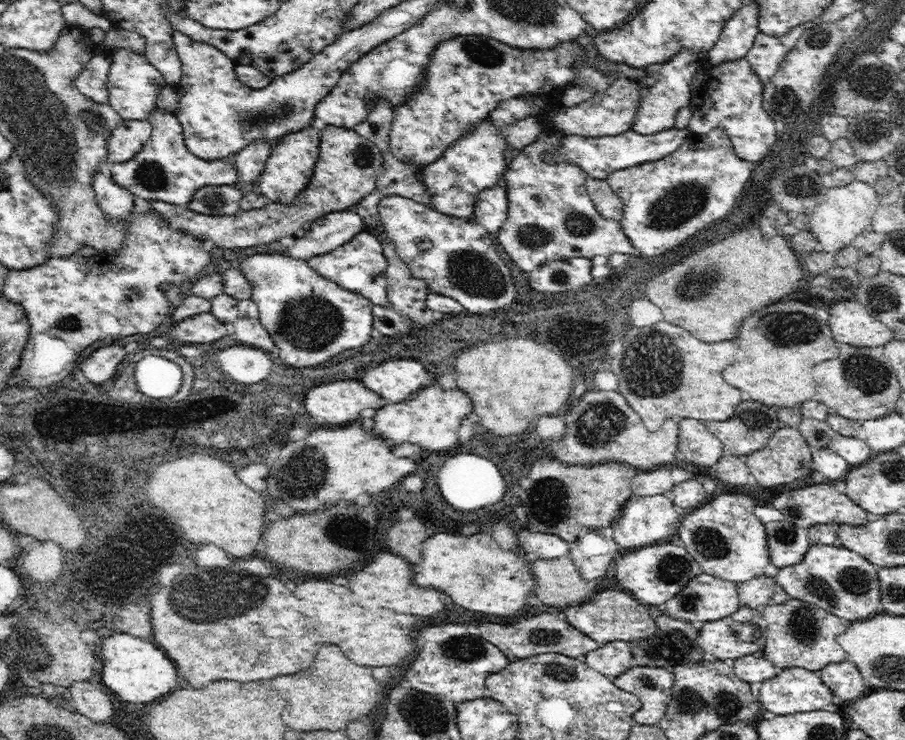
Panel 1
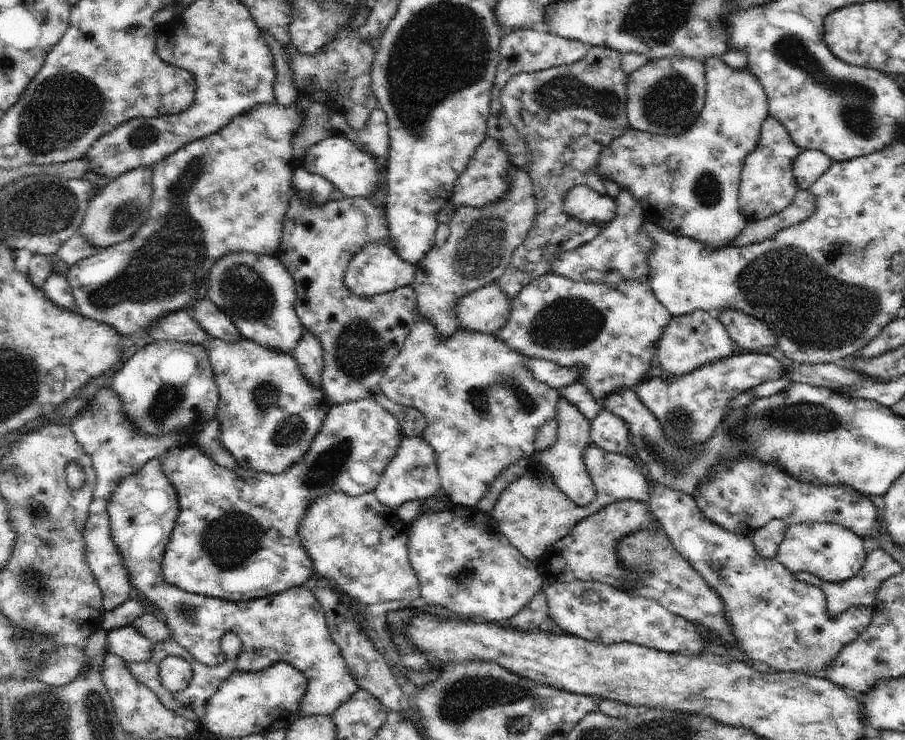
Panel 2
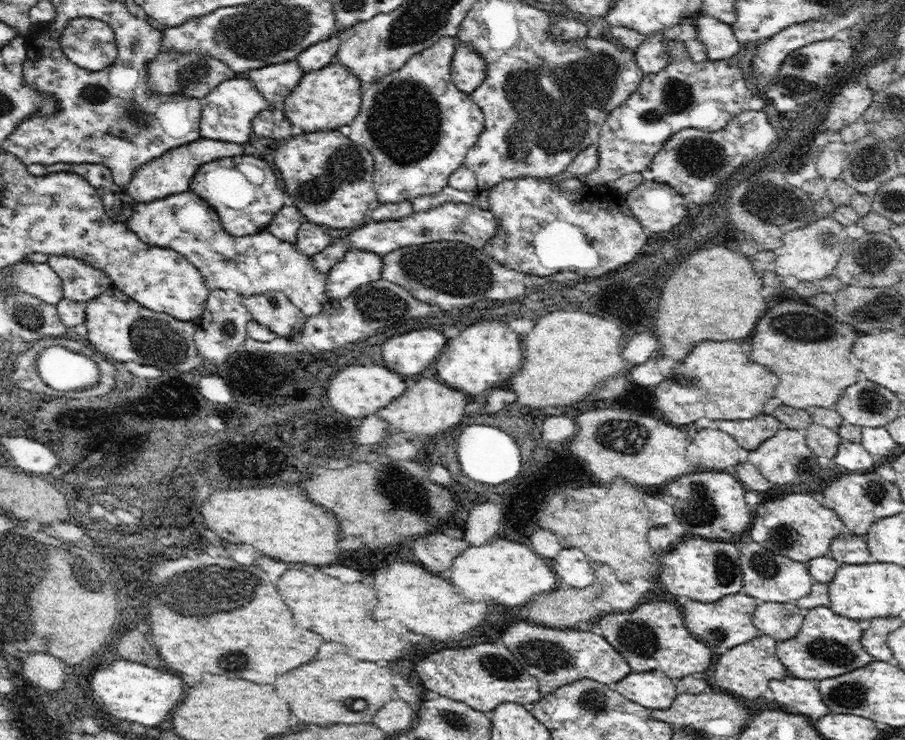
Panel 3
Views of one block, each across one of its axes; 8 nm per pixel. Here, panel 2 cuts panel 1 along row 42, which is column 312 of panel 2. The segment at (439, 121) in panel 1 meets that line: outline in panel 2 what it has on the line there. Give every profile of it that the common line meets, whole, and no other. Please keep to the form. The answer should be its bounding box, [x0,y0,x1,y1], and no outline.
[159,398,404,601]

